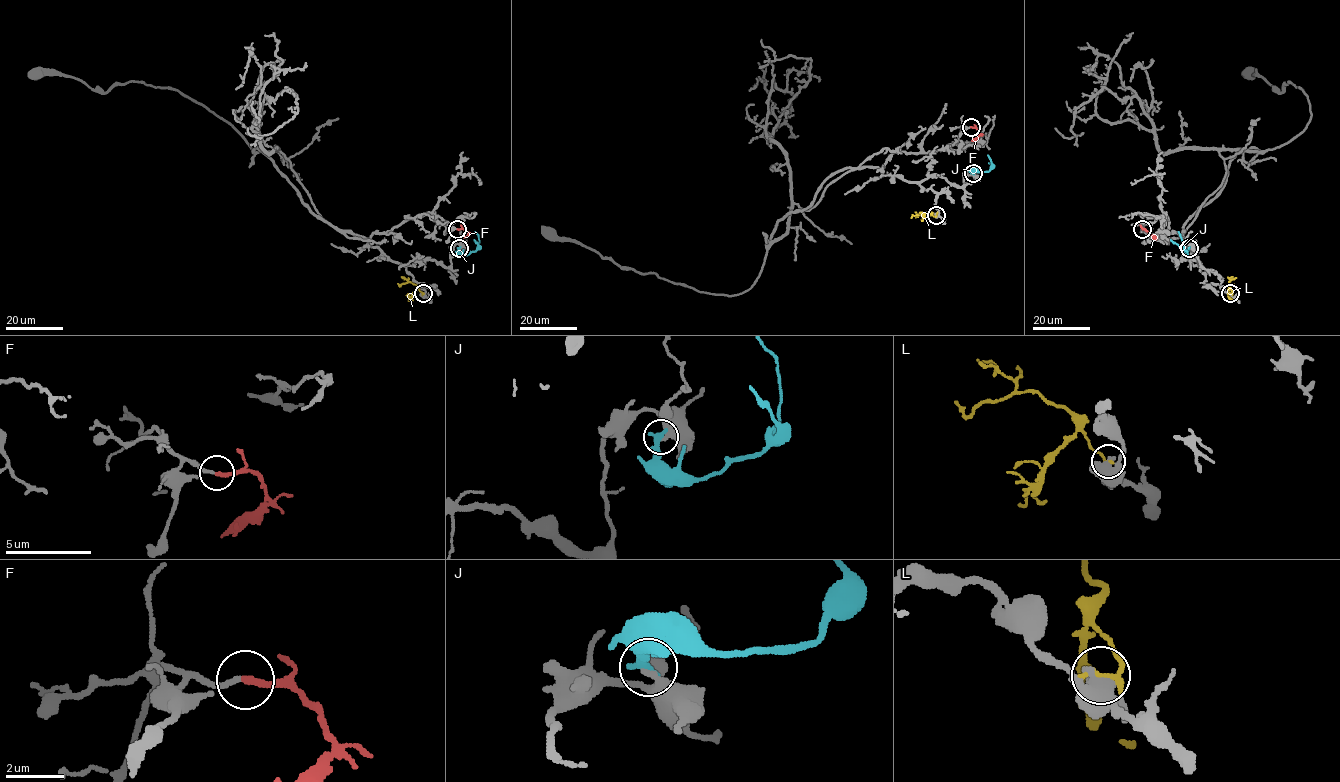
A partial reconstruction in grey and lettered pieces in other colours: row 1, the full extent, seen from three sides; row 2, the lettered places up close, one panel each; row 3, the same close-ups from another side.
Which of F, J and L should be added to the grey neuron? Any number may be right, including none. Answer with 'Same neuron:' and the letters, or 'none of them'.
Same neuron: F

